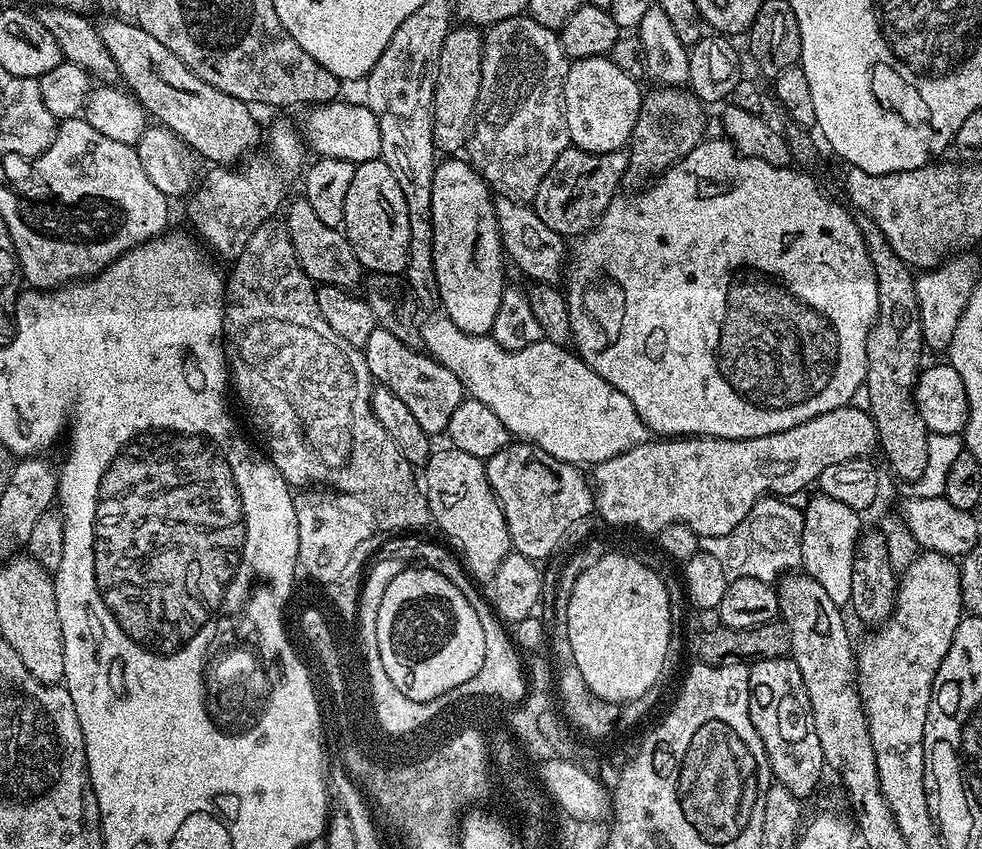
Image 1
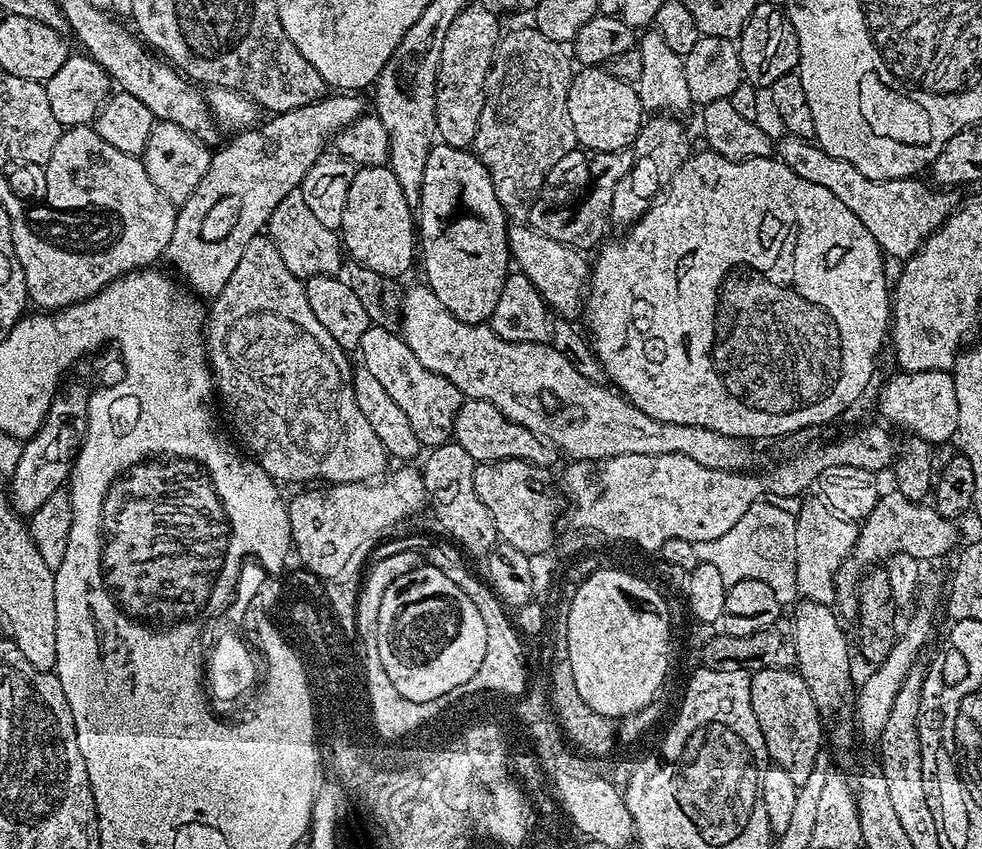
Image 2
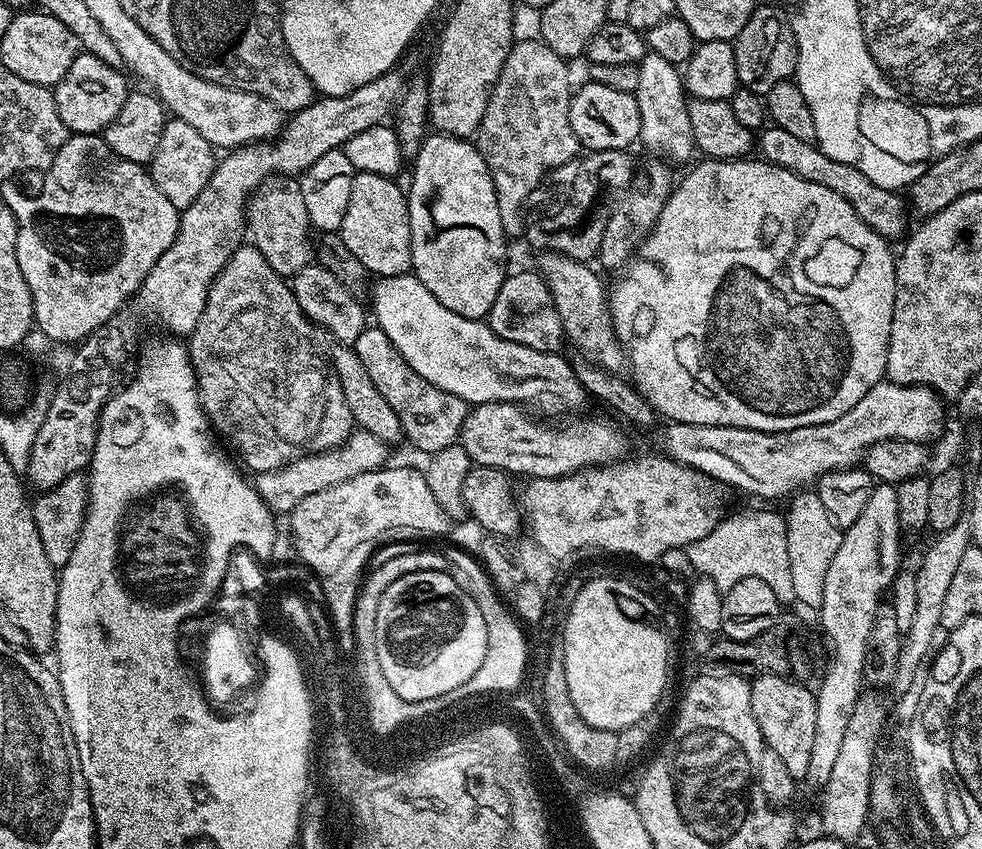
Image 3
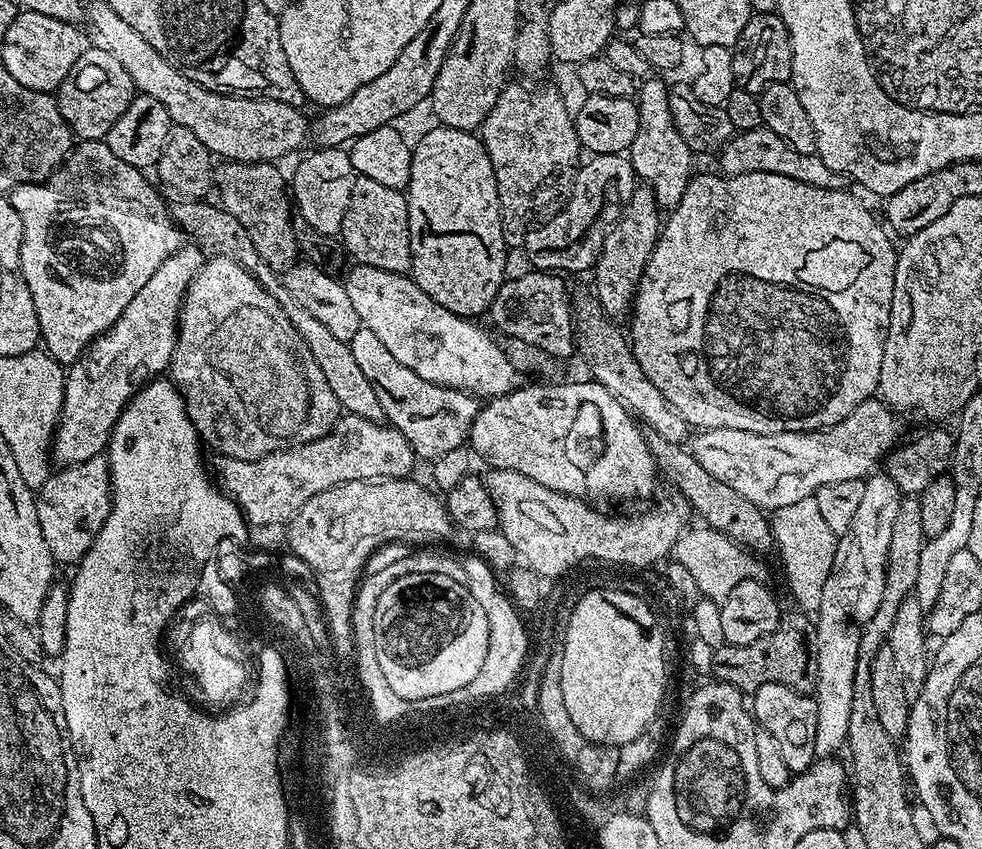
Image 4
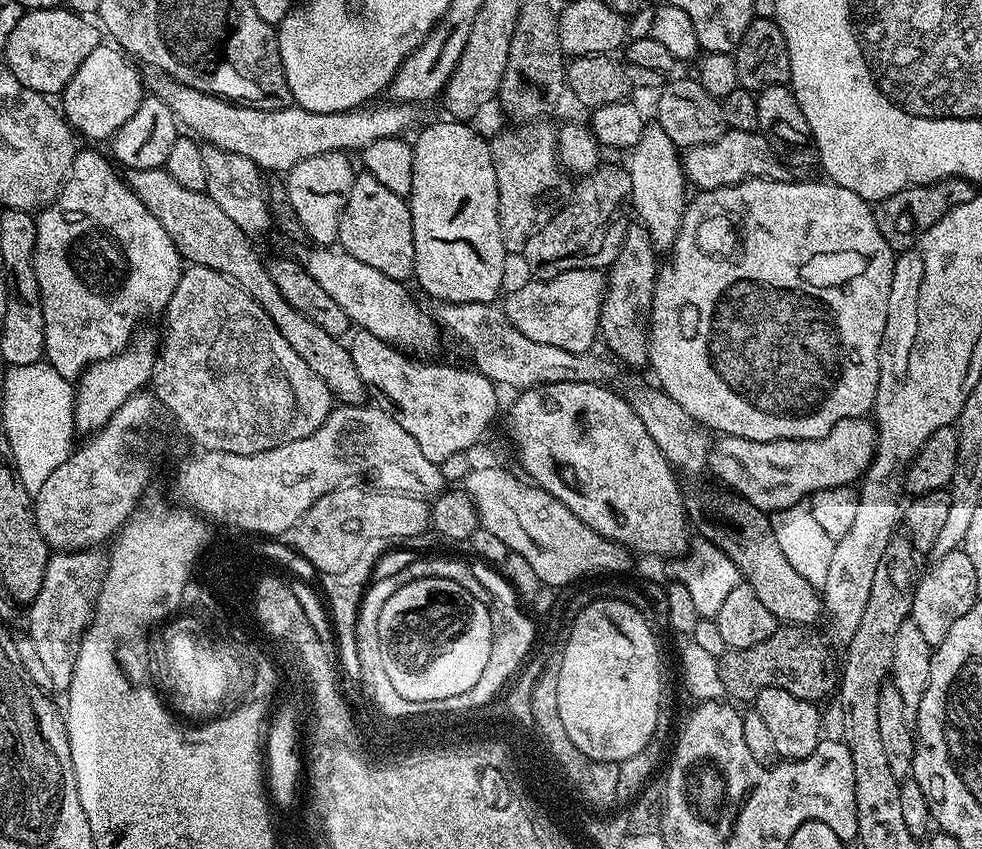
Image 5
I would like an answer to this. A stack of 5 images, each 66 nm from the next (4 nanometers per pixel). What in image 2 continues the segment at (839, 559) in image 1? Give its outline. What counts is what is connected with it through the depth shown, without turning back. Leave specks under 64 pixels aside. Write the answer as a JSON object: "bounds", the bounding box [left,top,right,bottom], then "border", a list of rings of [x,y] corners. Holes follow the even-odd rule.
{"bounds":[795,498,857,605],"border":[[[819,498],[806,501],[795,515],[799,595],[805,600],[813,600],[819,604],[835,605],[836,575],[842,562],[848,560],[852,554],[852,547],[856,545],[857,525],[839,516],[825,500]]]}

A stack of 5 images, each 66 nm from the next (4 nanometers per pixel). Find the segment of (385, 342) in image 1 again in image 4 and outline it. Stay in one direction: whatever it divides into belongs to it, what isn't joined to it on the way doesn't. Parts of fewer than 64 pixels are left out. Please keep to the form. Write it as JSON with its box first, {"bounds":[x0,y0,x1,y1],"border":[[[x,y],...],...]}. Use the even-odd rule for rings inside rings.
{"bounds":[350,326,478,462],"border":[[[361,326],[350,343],[358,367],[362,374],[366,374],[370,386],[374,386],[378,402],[382,402],[384,420],[404,435],[421,461],[435,462],[442,454],[465,447],[478,411],[477,397],[471,392],[438,386],[426,382],[426,378],[418,378],[410,366],[402,366],[402,362],[382,346],[381,340],[369,328]]]}

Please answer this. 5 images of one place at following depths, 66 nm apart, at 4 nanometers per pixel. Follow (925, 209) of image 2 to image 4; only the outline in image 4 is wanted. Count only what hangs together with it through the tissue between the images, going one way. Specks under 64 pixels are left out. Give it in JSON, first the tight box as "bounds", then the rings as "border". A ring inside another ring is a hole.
{"bounds":[719,127,846,189],"border":[[[758,127],[754,130],[736,132],[732,139],[719,149],[720,156],[719,171],[725,176],[737,176],[743,172],[765,172],[766,174],[782,174],[786,178],[794,178],[798,182],[806,182],[810,186],[819,188],[843,189],[846,177],[841,172],[830,170],[826,162],[822,162],[820,156],[810,154],[798,154],[790,142],[782,142],[774,130],[766,127]]]}

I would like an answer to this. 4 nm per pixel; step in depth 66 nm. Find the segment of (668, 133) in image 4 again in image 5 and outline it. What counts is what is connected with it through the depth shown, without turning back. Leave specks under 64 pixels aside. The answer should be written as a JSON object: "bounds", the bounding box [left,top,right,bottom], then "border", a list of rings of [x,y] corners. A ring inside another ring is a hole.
{"bounds":[626,122,688,252],"border":[[[652,122],[645,125],[644,135],[631,149],[629,156],[626,167],[631,176],[631,207],[635,215],[637,212],[639,223],[651,235],[653,247],[660,252],[669,251],[680,232],[688,201],[687,176],[684,175],[680,150],[659,124]]]}

